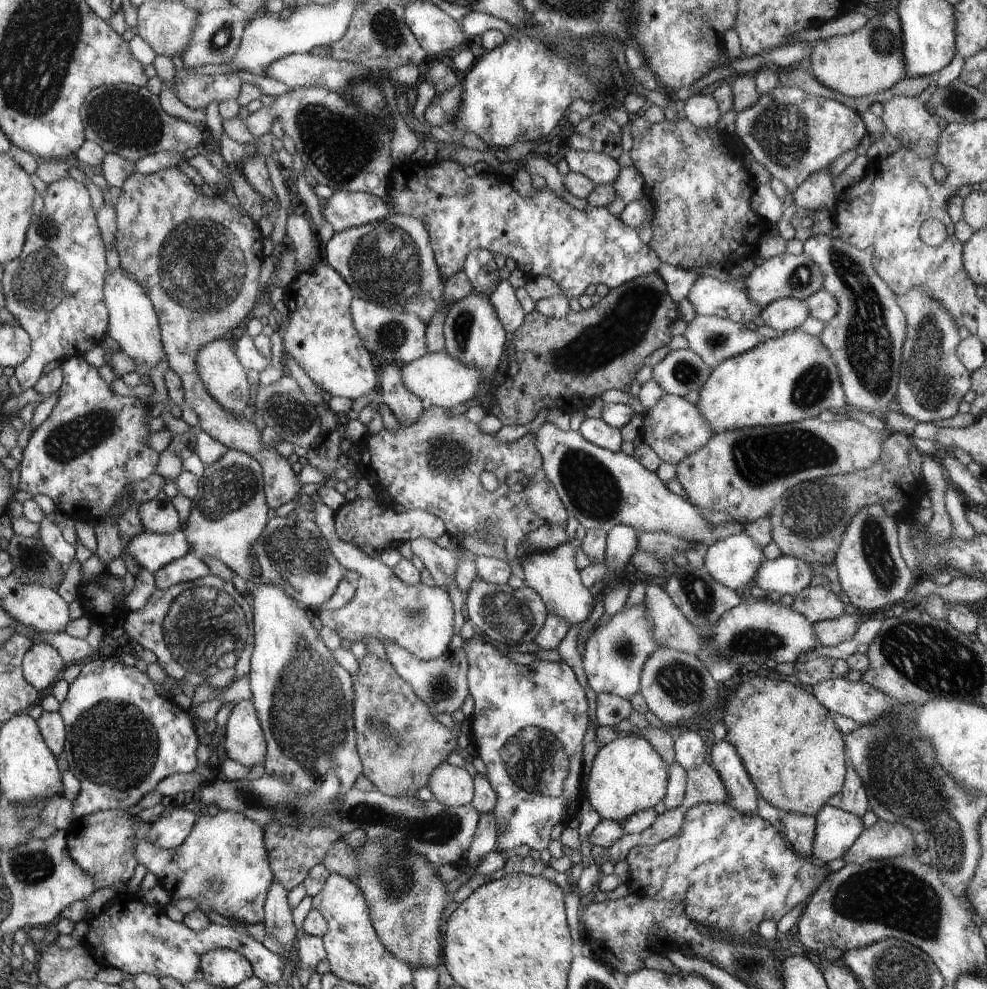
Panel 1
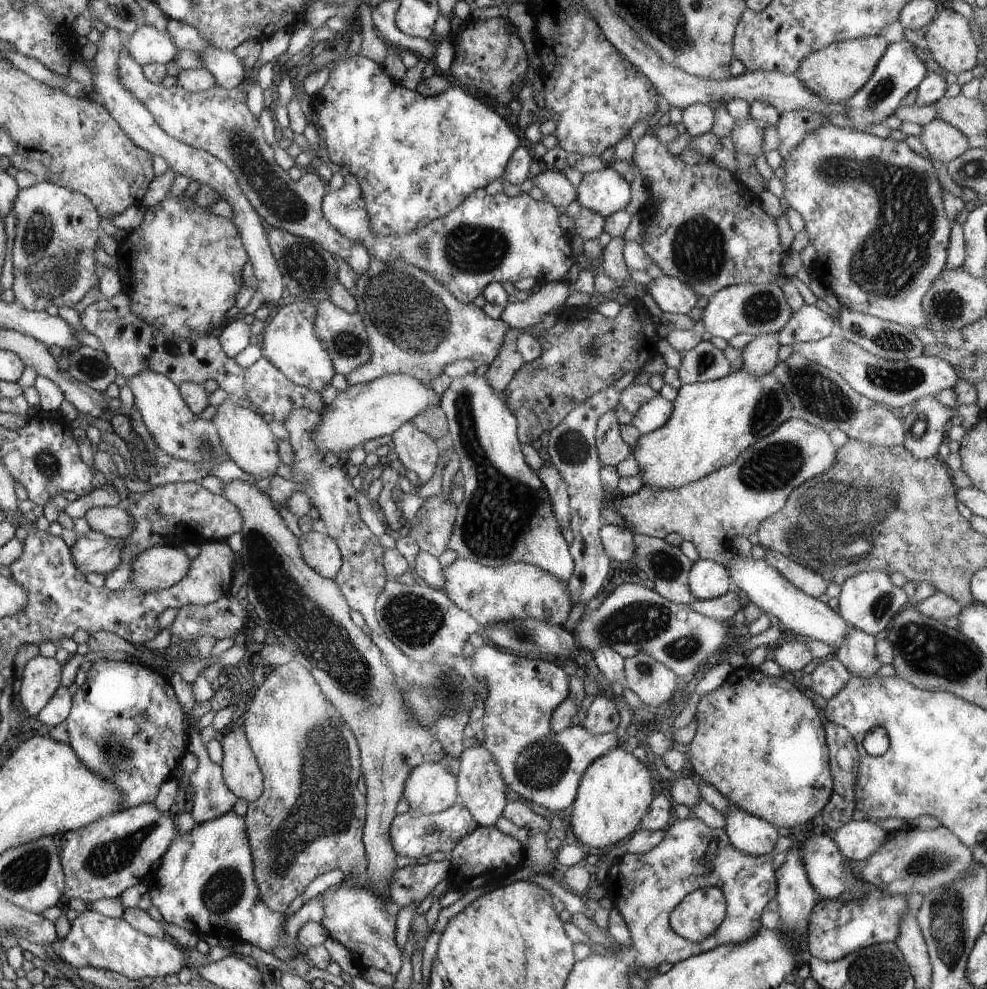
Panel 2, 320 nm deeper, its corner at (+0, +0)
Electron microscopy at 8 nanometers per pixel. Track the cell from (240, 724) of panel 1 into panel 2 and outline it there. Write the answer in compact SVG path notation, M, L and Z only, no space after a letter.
M242 726L232 729L219 738L223 746L223 779L236 798L250 804L264 792L264 774Z

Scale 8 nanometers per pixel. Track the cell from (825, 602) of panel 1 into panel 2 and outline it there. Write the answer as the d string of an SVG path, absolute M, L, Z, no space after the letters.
M850 627L845 642L835 652L835 657L851 672L853 676L863 679L876 677L882 668L876 652L877 637Z

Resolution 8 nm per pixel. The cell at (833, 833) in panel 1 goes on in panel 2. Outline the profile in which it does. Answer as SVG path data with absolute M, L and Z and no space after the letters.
M870 819L850 820L835 831L834 842L844 858L856 862L864 862L869 856L877 853L887 843L890 834Z

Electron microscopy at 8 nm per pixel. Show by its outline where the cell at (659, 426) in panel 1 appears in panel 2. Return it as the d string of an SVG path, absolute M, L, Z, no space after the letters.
M658 394L633 414L632 424L641 435L654 432L666 424L672 409L673 404Z

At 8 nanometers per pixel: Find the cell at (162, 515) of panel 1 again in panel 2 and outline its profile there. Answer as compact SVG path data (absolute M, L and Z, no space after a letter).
M121 506L92 507L83 517L92 531L105 534L111 539L124 539L133 529L132 517Z

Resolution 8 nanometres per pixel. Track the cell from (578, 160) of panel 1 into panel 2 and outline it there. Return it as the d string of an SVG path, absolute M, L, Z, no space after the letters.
M613 166L586 173L577 186L576 200L584 209L604 218L625 210L631 199L631 186Z

